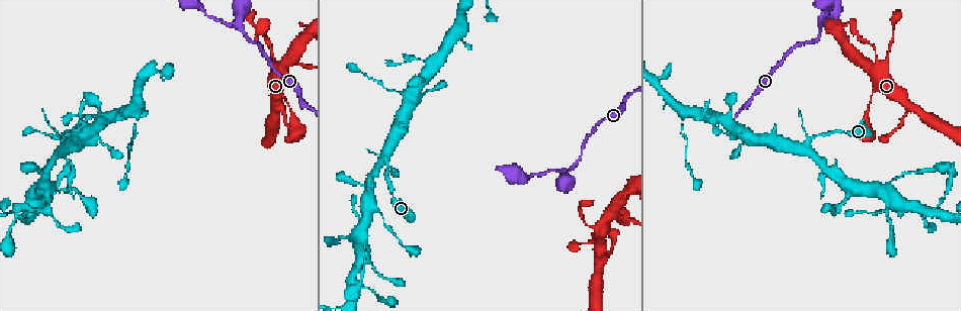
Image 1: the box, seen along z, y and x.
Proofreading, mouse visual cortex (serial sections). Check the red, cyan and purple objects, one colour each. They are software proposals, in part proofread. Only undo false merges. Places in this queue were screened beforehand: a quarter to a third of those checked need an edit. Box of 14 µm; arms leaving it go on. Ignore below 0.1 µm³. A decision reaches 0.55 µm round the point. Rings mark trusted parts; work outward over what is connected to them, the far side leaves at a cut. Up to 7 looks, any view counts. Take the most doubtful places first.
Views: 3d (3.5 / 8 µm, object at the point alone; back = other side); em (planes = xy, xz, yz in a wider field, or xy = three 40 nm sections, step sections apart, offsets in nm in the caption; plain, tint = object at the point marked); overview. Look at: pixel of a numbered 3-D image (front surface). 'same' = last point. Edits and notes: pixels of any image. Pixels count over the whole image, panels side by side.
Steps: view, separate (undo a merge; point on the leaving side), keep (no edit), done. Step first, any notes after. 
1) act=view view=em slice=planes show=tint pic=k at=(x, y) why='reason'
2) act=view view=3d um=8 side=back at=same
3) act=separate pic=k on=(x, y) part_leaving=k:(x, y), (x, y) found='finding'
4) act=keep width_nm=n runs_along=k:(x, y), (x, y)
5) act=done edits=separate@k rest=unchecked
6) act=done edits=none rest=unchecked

act=view view=3d um=3.5 pic=1 at=(136, 116) why='thin arm on a thick one'

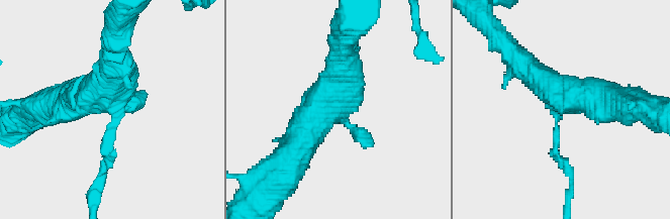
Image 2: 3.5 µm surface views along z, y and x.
act=view view=em slice=xy step=3 show=tint pic=2 at=(558, 104) why='need the tissue'

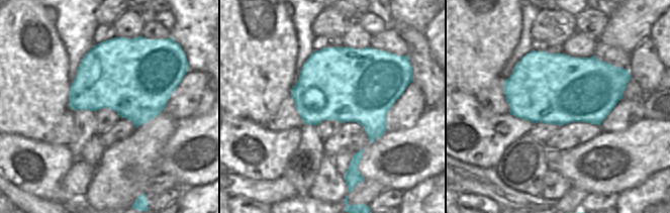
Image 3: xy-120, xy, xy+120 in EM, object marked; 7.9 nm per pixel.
act=keep width_nm=600 runs_along=2:(613, 104), (562, 95), (509, 51) found='one cell here'

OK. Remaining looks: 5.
act=view view=3d um=3.5 pic=1 at=(598, 235) why='sudden change in width'

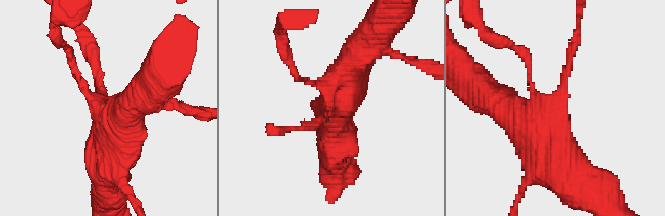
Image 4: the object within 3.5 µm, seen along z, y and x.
act=view view=em slice=xy step=1 show=plain pic=4 at=(104, 102) arm_widths_nm=150,600

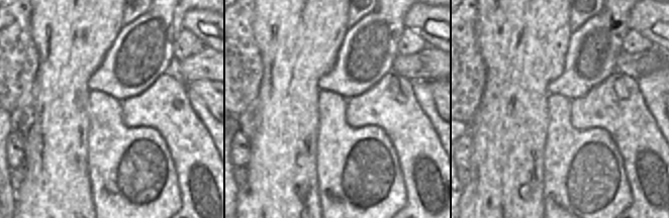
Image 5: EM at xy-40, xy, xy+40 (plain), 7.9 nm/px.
act=view view=em slice=xy step=1 show=tint at=same

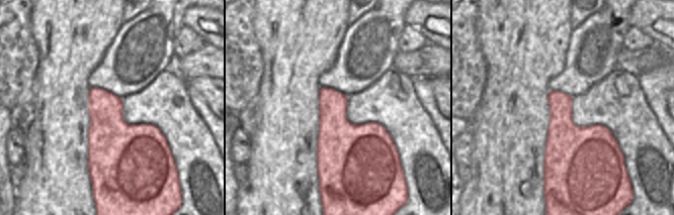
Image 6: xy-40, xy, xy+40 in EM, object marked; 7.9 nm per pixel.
act=keep runs_along=4:(106, 168), (115, 142), (88, 40) found='continuous, no second cell'

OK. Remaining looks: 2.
act=view view=3d um=8 pic=1 at=(239, 25) why='a fork'

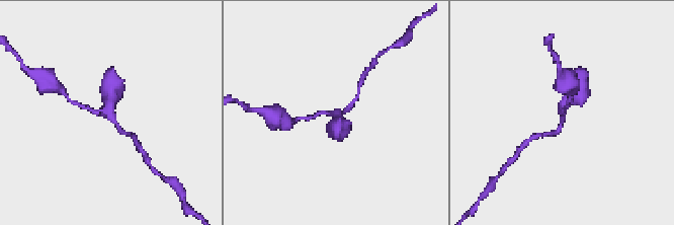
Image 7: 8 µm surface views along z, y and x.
act=view view=em slice=planes show=tint pic=7 at=(108, 112) arms=3 arm_widths_nm=150,200,450

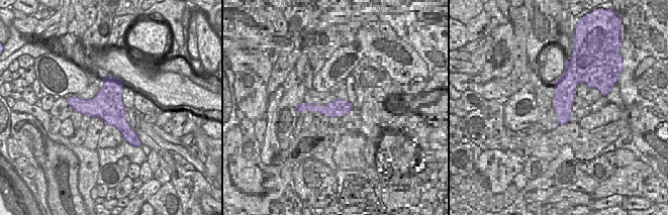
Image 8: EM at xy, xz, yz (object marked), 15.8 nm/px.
act=keep runs_along=7:(555, 133), (577, 87) found='one cell here'

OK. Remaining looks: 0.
act=done edits=none rest=unchecked

